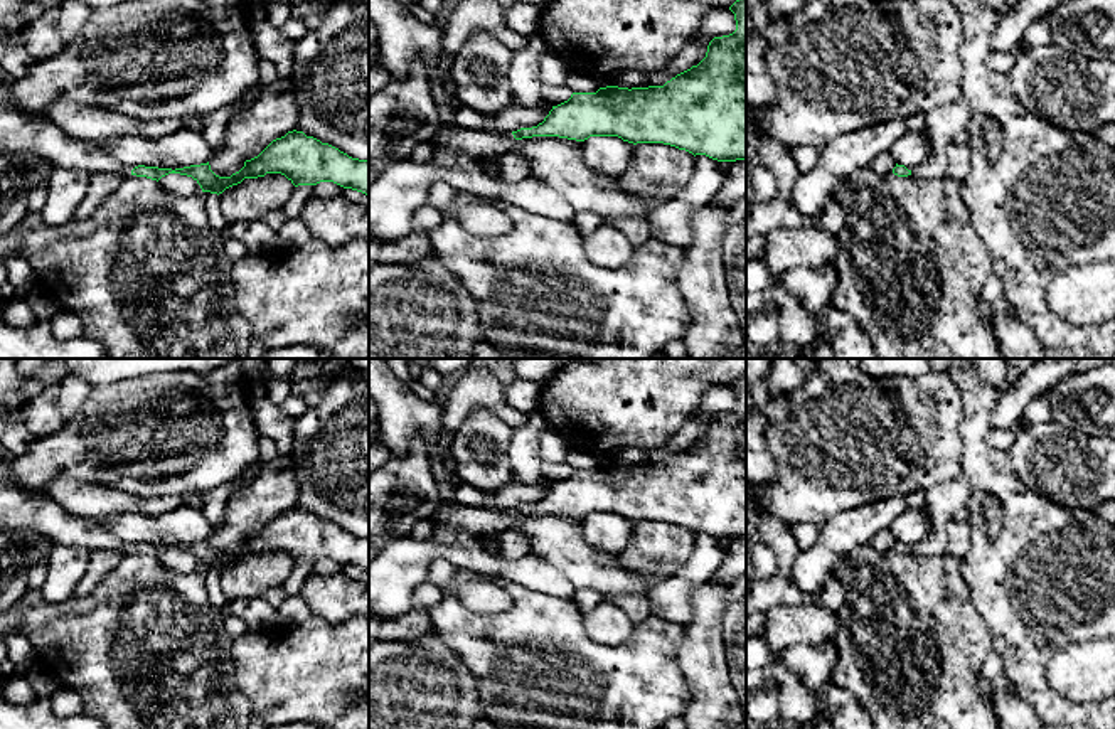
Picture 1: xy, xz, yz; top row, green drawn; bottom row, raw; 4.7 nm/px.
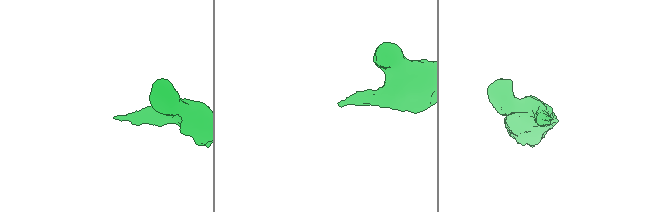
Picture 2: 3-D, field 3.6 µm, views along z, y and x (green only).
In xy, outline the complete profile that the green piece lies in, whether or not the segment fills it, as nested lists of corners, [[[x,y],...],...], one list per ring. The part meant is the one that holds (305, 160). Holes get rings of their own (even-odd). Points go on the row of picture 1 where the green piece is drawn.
[[[0,103],[0,153],[13,152],[34,152],[56,167],[89,173],[118,172],[157,182],[168,173],[180,173],[192,177],[202,192],[217,195],[244,178],[258,178],[266,173],[281,173],[295,187],[333,182],[369,195],[369,160],[352,158],[296,130],[273,140],[258,157],[246,160],[239,172],[219,177],[211,170],[209,162],[175,170],[145,165],[130,168],[104,153],[98,143],[66,135],[45,116],[29,116]]]

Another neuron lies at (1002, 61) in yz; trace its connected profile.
[[[990,51],[990,54],[985,57],[985,66],[989,71],[1000,71],[1009,74],[1016,64],[1016,57],[1016,52]]]

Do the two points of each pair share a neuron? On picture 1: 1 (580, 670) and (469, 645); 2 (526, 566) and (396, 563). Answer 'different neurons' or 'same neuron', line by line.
1: same neuron
2: same neuron

